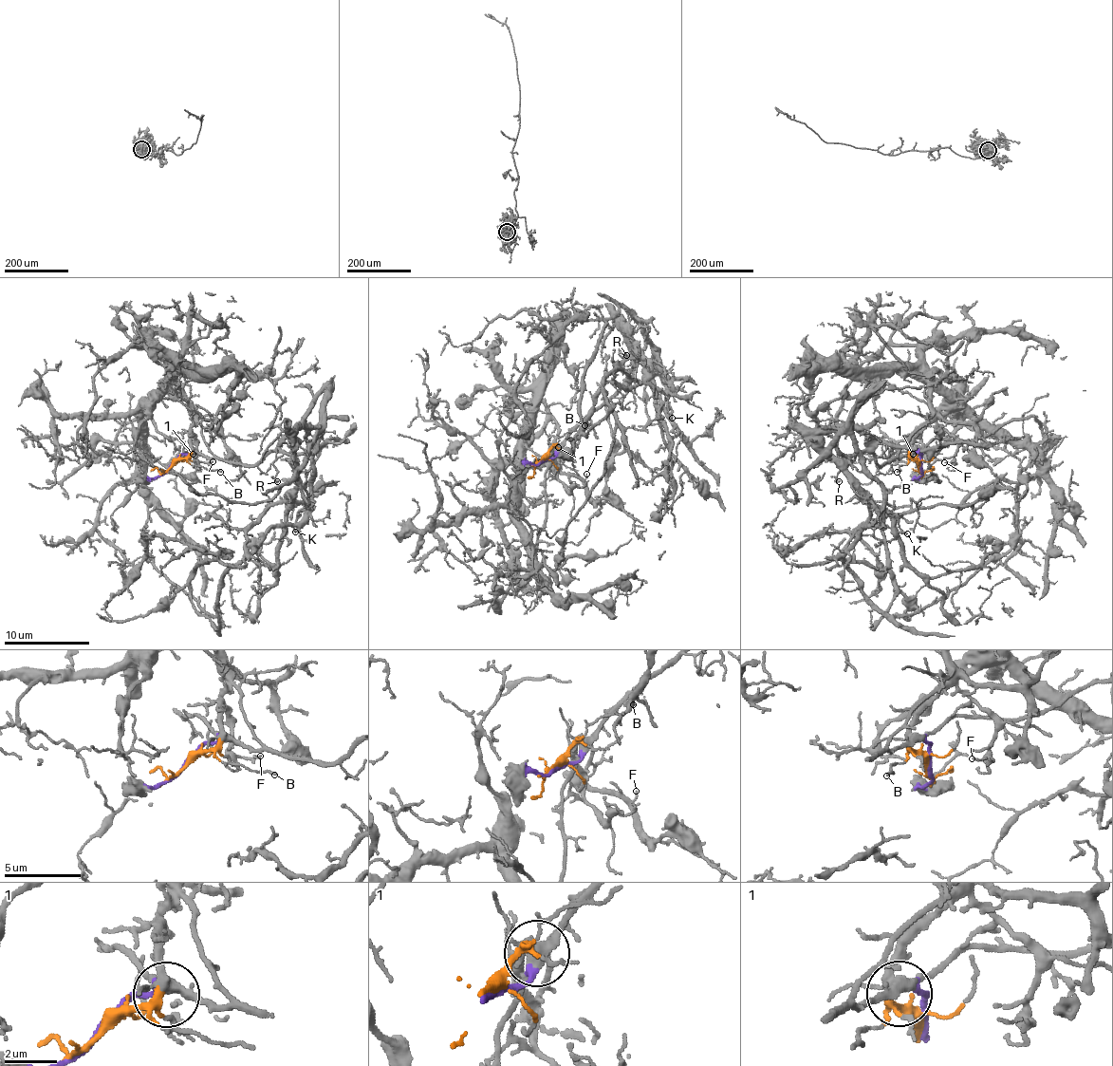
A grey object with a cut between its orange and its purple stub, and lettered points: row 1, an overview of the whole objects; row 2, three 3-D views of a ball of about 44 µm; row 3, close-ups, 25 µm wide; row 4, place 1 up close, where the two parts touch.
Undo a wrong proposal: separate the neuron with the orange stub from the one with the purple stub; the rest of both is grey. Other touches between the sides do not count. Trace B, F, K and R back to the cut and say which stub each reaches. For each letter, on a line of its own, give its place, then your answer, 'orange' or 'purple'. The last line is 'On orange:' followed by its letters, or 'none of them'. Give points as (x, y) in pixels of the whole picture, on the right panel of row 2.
B: place (897, 472); orange
F: place (944, 462); orange
K: place (907, 533); purple
R: place (839, 481); purple
On orange: B, F

